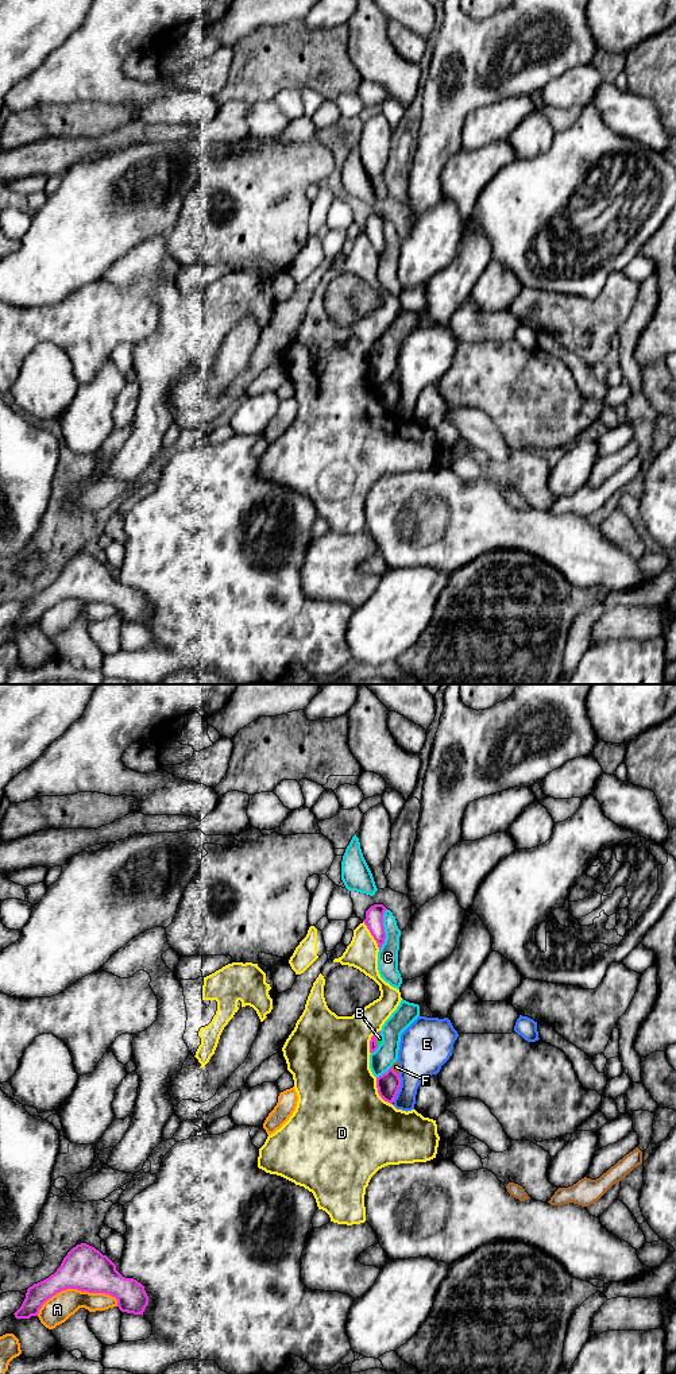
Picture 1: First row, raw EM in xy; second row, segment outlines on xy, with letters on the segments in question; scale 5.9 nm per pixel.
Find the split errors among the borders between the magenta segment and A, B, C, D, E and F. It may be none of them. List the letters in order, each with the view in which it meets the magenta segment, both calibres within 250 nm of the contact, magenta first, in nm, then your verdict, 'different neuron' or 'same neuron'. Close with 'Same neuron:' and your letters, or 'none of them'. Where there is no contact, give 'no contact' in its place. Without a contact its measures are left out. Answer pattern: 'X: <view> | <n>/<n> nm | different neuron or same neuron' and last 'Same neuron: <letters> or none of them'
A: xy | 260/160 nm | different neuron
B: xy | 50/30 nm | different neuron
C: xy | 110/130 nm | different neuron
D: xy | 140/500 nm | different neuron
E: xy | 140/280 nm | different neuron
F: xy | 140/50 nm | different neuron
Same neuron: none of them

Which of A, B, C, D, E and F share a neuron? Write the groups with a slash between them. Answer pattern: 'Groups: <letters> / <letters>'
Groups: A B / C / D / E / F

